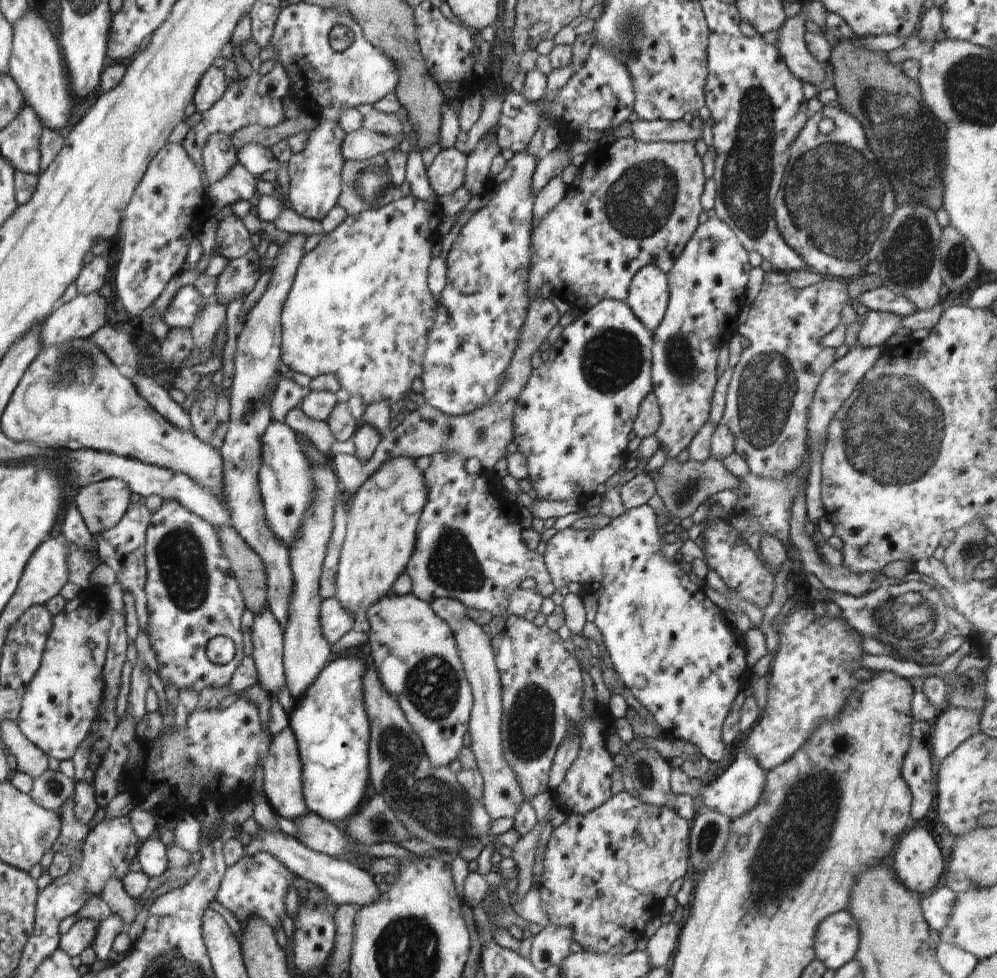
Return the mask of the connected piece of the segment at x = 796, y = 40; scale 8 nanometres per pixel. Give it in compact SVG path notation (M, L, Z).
M803 11L786 19L785 23L777 30L778 38L775 45L792 74L803 83L810 82L816 86L825 79L827 70L825 63L819 63L807 51L803 37L806 32L804 28L806 20Z

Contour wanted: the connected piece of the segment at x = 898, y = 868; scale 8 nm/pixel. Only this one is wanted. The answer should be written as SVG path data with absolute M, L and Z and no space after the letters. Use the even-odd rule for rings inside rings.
M912 828L896 848L893 868L902 884L922 897L943 882L944 858L926 828Z

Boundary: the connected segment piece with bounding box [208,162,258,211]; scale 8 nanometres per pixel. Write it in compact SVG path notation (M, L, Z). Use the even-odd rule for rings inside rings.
M237 162L225 177L209 186L209 199L218 211L238 201L248 201L257 192L257 179L242 164Z

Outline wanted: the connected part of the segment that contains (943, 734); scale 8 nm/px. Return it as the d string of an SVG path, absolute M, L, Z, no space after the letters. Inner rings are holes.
M947 705L937 715L931 751L941 763L959 744L980 731L979 714L972 709Z

